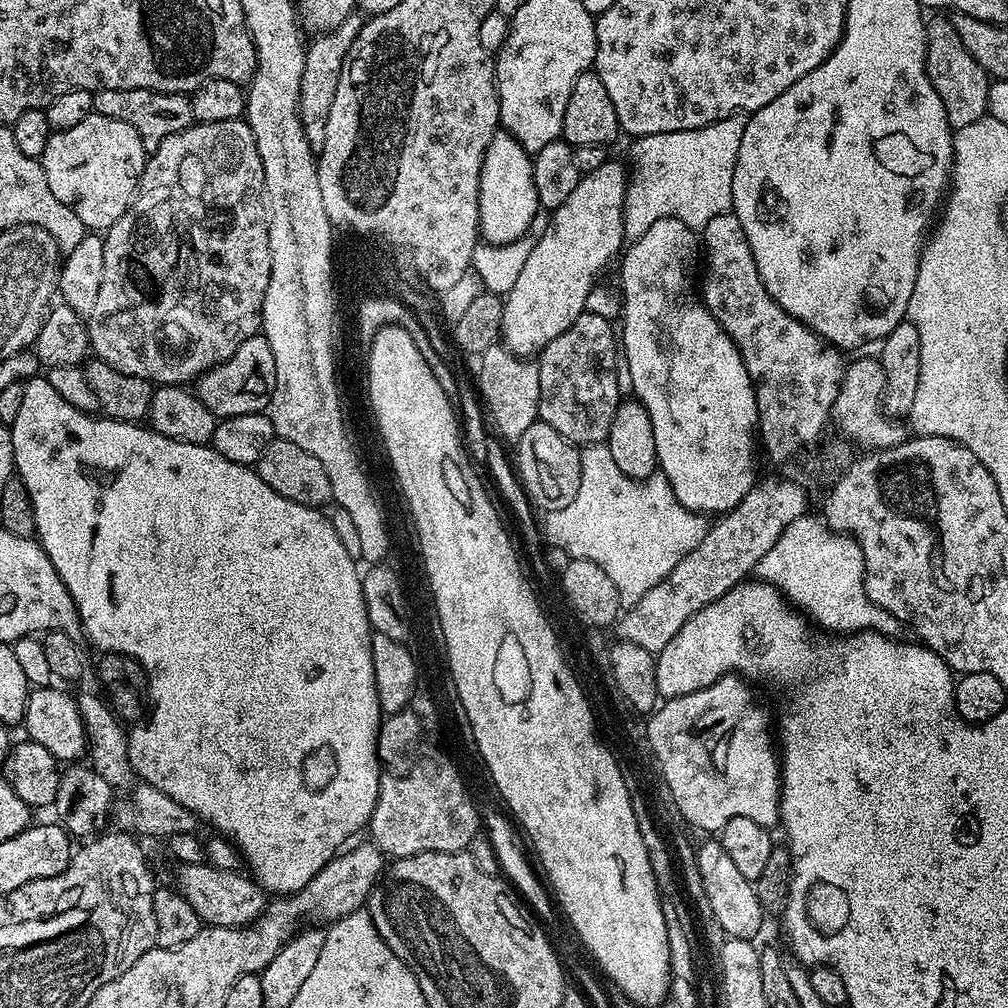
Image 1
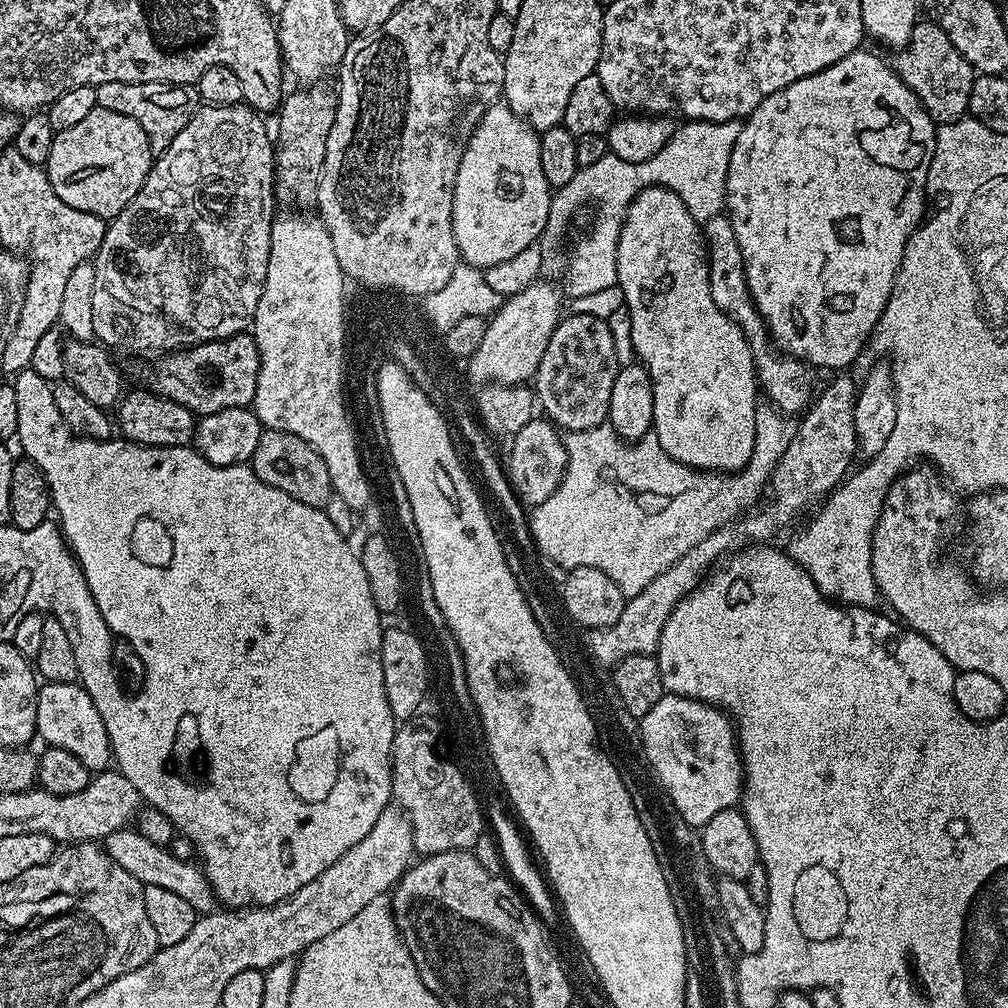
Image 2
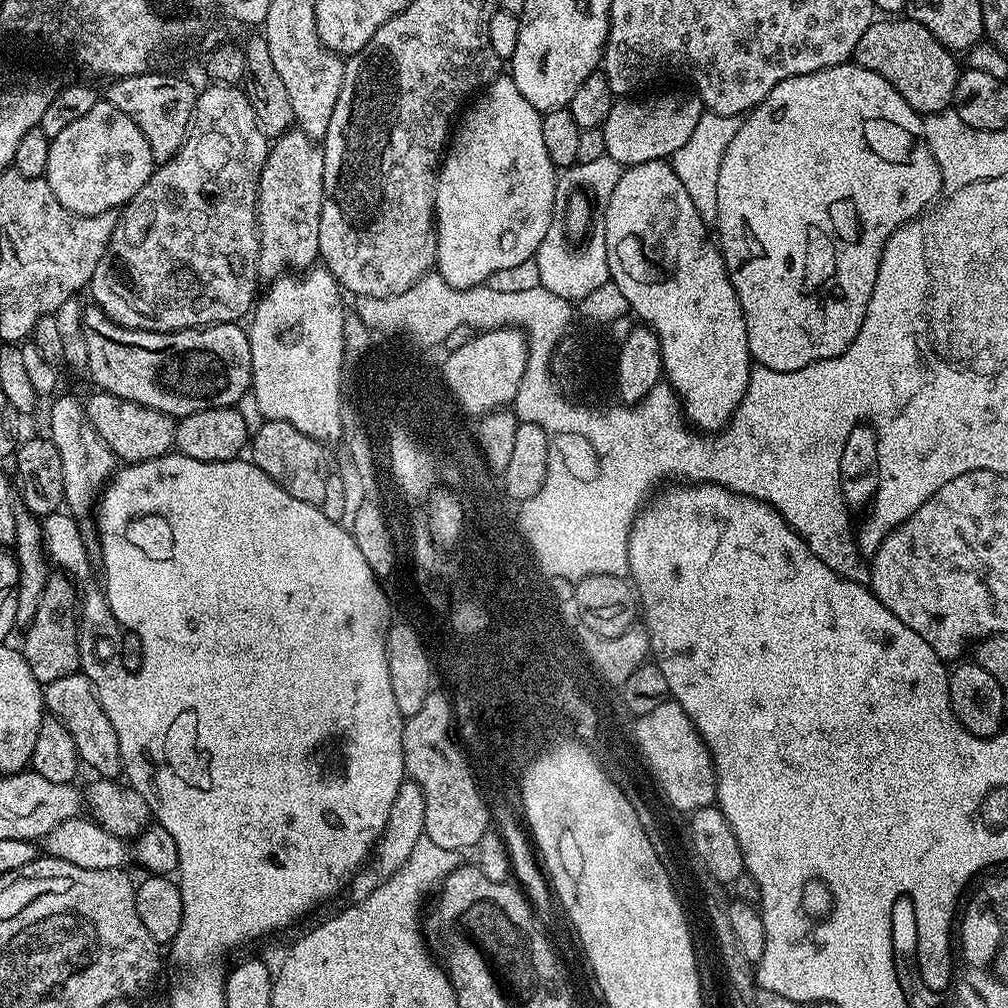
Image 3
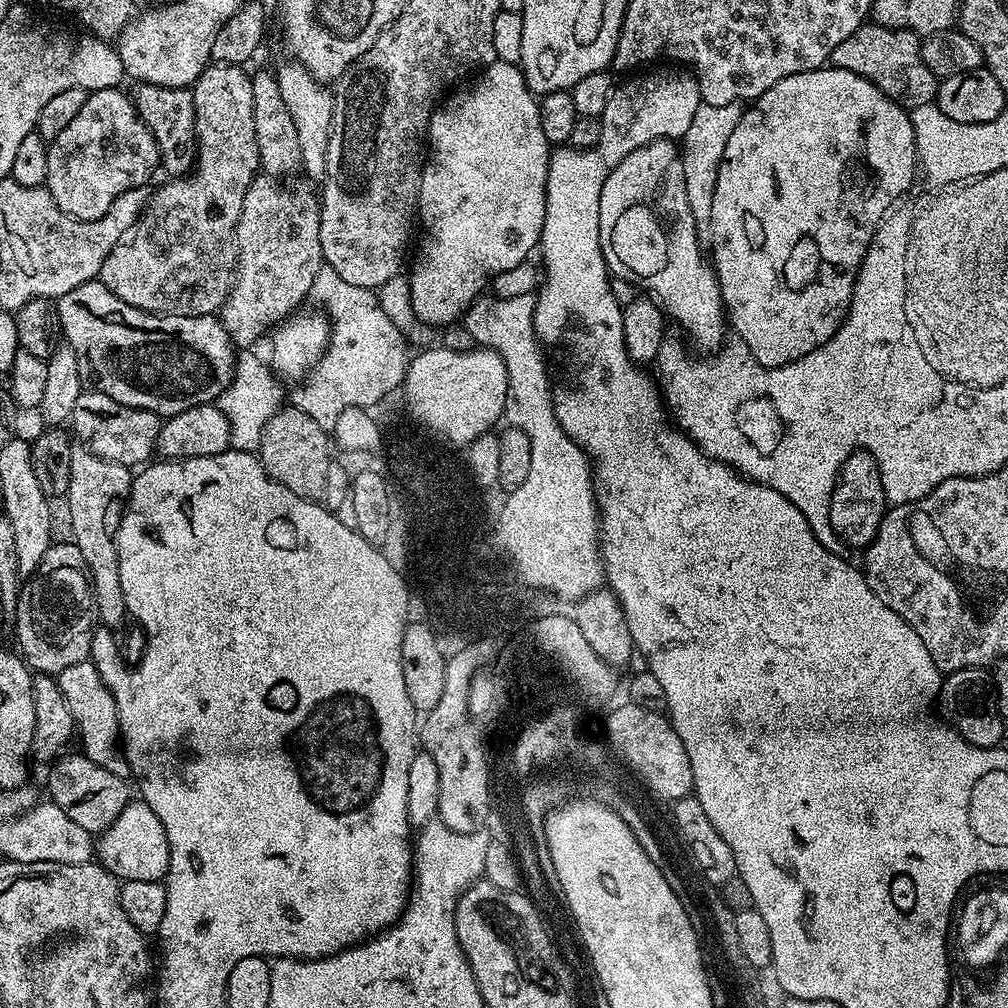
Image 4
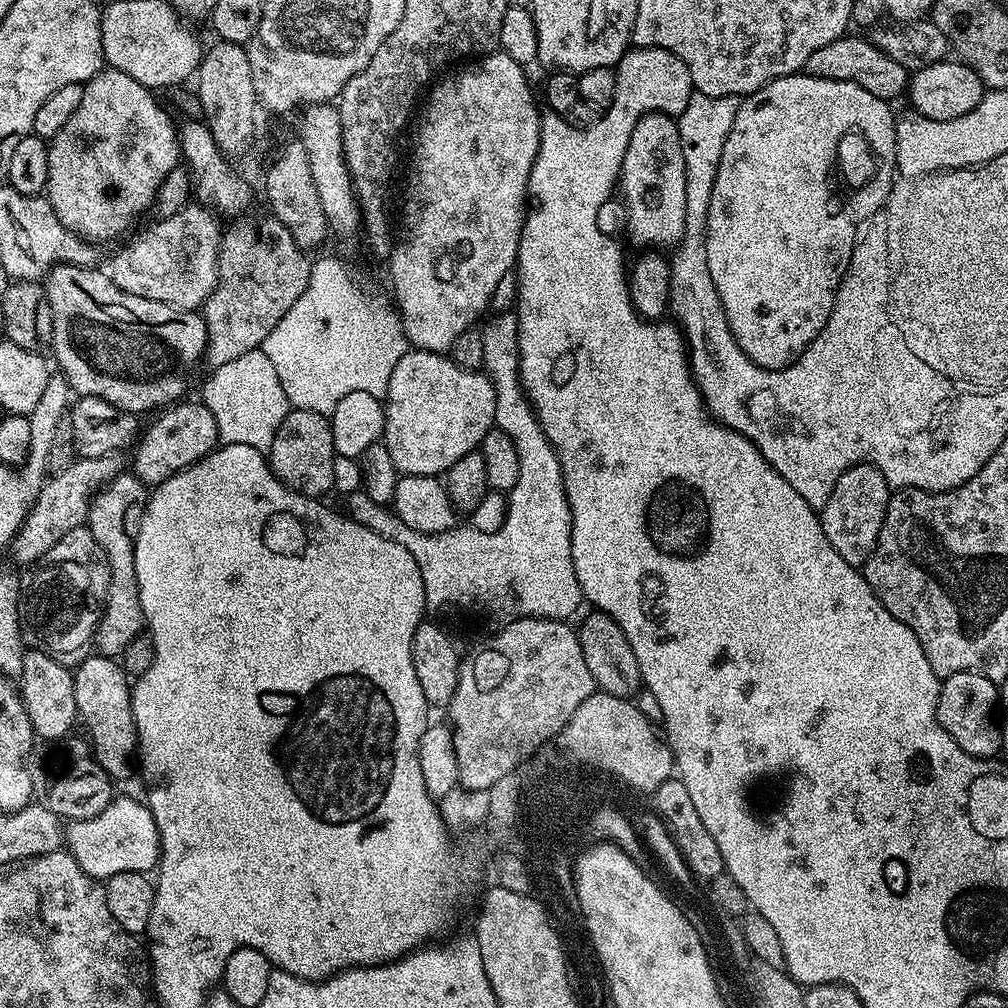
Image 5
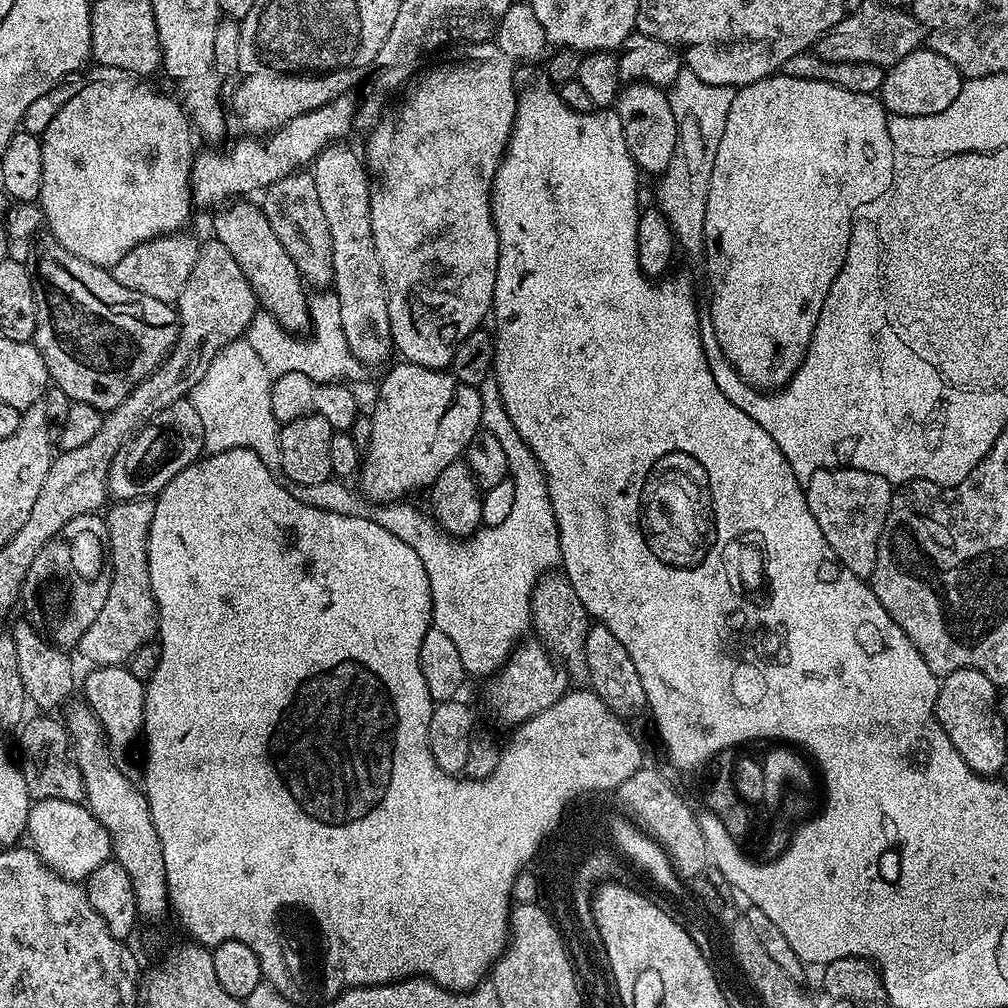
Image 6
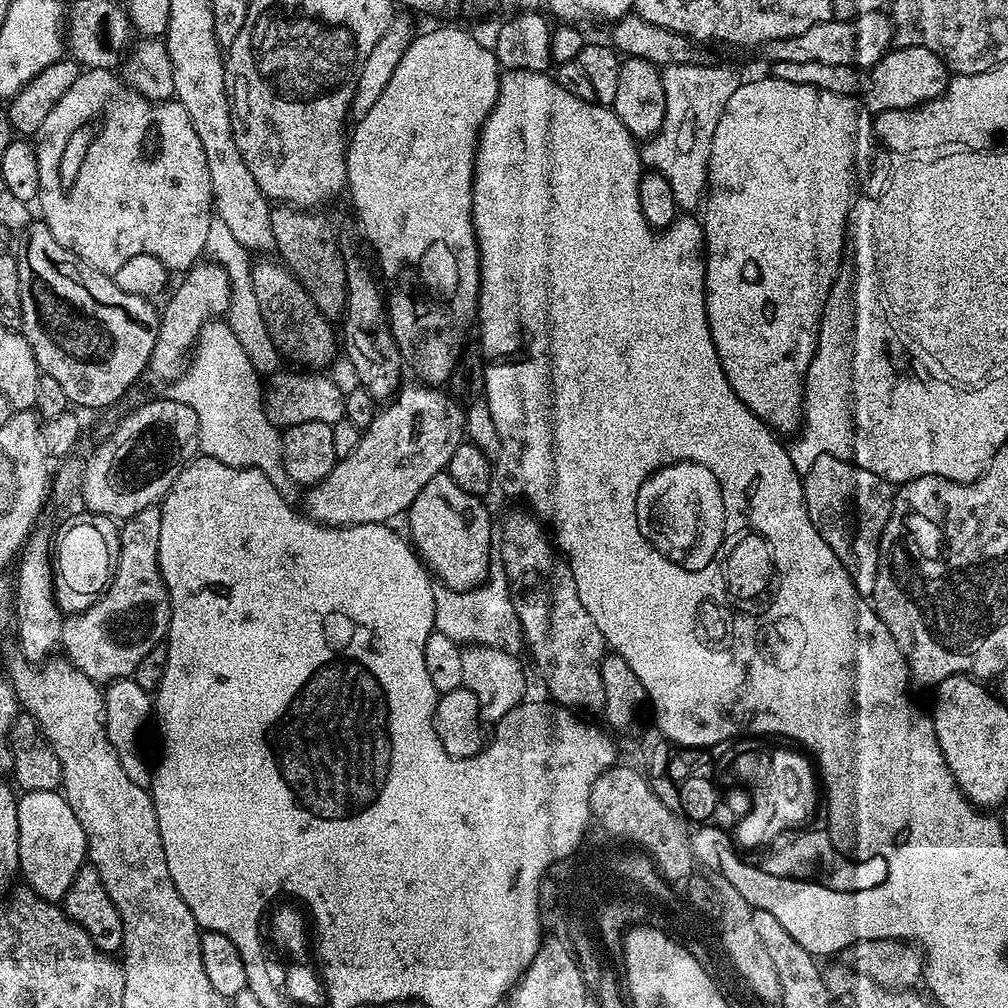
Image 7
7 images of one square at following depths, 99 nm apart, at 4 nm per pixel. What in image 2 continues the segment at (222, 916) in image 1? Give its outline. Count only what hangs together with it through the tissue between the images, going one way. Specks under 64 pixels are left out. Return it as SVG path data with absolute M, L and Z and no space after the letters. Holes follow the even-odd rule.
M129 826L105 837L102 847L110 858L114 858L114 862L118 862L118 866L122 866L122 870L130 870L140 884L163 886L179 894L181 898L186 898L186 902L190 902L190 906L194 906L198 914L207 914L217 907L217 898L199 863L176 857L165 845L150 842L150 838L143 836L135 827Z

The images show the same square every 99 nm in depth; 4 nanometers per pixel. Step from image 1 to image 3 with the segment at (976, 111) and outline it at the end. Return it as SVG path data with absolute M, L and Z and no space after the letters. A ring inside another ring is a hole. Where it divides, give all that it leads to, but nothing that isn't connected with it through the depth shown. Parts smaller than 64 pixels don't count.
M900 18L873 19L866 34L858 38L852 60L866 70L874 70L874 74L882 74L882 78L886 78L886 82L890 82L890 86L894 86L894 90L898 90L898 94L902 94L902 98L906 98L921 116L945 111L954 98L962 71L961 65L956 65L957 57L915 18L896 19Z

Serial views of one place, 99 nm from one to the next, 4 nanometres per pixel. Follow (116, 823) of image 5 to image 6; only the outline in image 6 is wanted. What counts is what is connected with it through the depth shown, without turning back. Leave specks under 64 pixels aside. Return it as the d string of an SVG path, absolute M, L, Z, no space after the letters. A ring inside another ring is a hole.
M42 799L33 803L27 819L27 837L31 847L60 876L76 883L87 881L88 876L111 859L112 840L109 832L83 803L62 799Z

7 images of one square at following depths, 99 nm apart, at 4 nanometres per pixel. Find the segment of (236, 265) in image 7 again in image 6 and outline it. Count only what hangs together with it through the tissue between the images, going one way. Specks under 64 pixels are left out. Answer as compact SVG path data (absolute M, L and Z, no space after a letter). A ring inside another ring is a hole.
M324 290L316 295L318 296L313 295L310 300L312 322L307 338L288 332L271 314L260 310L248 327L248 345L254 349L254 354L258 354L258 358L262 358L262 366L266 366L266 370L274 378L297 371L298 374L304 374L320 384L353 382L352 380L360 379L364 366L360 360L354 358L349 342L346 341L335 291Z

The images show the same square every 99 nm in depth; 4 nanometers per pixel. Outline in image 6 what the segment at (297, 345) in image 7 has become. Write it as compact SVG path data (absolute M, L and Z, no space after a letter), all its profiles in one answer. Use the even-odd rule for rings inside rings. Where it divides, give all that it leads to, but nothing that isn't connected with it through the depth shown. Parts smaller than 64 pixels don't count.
M233 199L217 211L221 212L212 220L212 228L216 231L213 232L215 239L220 240L222 246L226 246L230 250L230 254L234 254L234 262L238 262L242 274L246 274L246 282L250 282L259 307L271 314L288 332L293 334L307 333L312 322L312 309L309 293L304 293L306 283L300 276L297 266L294 266L294 258L290 258L290 254L286 254L286 246L282 246L282 242L278 242L278 234L274 234L270 222L266 222L263 207L259 203L251 204L248 200L251 199Z

